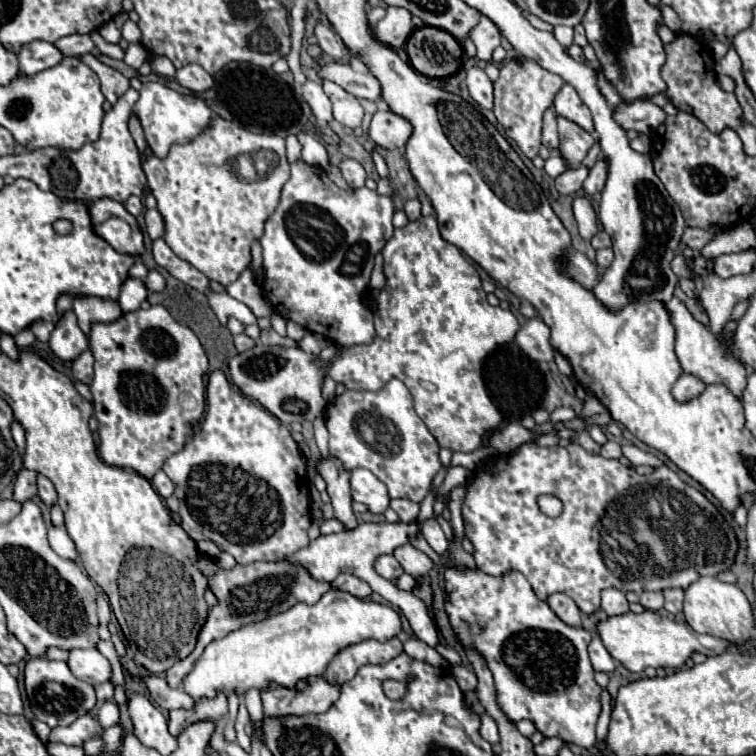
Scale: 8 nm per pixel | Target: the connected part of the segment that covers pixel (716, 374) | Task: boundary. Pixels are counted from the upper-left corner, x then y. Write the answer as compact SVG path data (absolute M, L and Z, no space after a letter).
M673 296L673 299L665 305L671 315L671 323L677 331L677 341L675 341L675 355L683 367L683 373L693 375L701 379L705 385L727 385L729 393L735 393L735 397L741 399L743 389L747 387L747 377L745 377L745 367L735 359L735 357L725 357L723 343L719 337L715 337L707 327L703 327L699 321L691 317L691 313L685 309L685 305Z

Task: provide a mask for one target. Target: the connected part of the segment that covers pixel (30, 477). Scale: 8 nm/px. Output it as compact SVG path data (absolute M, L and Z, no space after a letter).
M21 469L19 471L17 481L15 481L15 489L13 489L13 493L15 493L13 499L15 501L25 503L25 501L29 501L29 499L33 499L37 495L35 477L37 477L37 471L31 471L31 469Z

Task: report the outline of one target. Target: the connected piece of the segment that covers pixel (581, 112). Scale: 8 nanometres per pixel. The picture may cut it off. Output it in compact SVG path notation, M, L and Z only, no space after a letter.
M571 85L561 87L553 105L555 105L557 115L575 121L579 127L583 127L585 131L589 131L595 137L595 127L591 125L591 111L587 109L587 105L583 105L579 93L575 93L575 89L571 89Z

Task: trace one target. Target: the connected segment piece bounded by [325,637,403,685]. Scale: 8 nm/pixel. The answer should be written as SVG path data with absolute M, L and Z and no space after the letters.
M393 637L387 643L379 643L373 639L349 645L345 649L341 649L327 665L325 669L325 677L331 683L343 685L347 681L351 681L357 673L359 667L363 665L383 665L391 659L395 659L399 653L403 653L403 643Z

